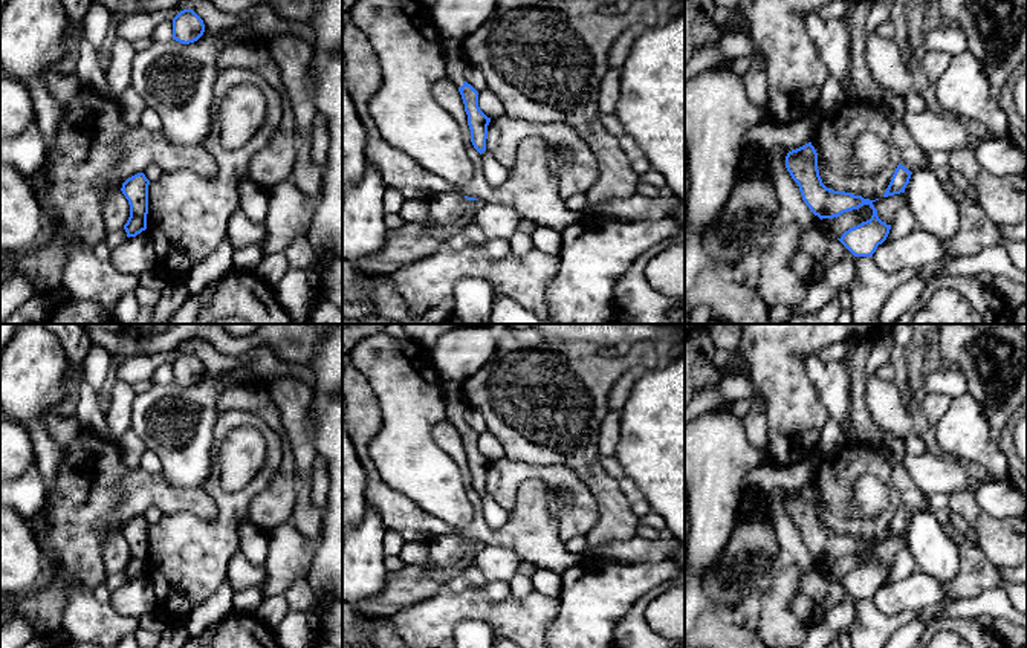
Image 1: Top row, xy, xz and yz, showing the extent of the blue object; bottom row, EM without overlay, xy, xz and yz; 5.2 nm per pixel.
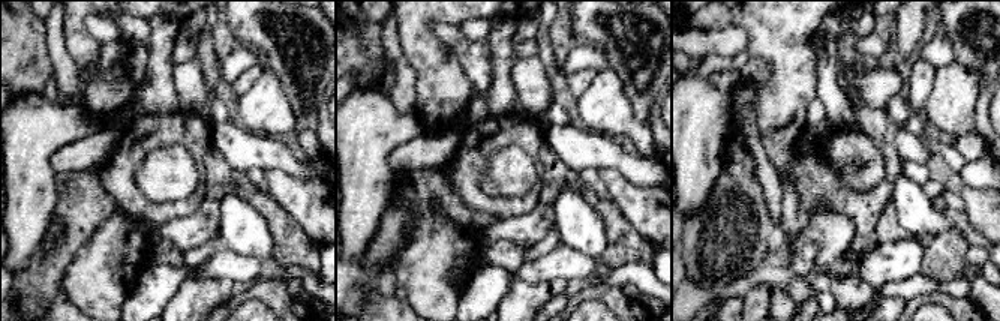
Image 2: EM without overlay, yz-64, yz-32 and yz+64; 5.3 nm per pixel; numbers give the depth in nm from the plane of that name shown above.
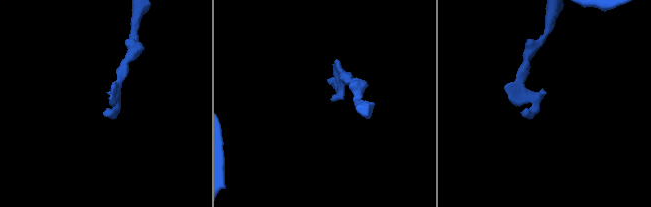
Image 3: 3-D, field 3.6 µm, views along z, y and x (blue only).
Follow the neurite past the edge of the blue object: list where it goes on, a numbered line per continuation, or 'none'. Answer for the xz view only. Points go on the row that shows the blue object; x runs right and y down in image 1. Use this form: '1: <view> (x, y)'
1: xz (453, 210)

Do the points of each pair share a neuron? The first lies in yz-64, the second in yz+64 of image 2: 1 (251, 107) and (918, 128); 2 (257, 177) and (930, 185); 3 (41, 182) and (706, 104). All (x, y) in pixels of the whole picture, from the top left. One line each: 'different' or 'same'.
1: different
2: different
3: same

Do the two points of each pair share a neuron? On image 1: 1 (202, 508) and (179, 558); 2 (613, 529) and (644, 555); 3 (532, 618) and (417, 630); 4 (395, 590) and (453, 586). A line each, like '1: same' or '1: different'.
1: different
2: different
3: same
4: different

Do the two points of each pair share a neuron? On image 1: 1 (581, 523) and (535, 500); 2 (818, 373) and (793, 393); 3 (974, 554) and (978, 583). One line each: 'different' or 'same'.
1: different
2: different
3: same

